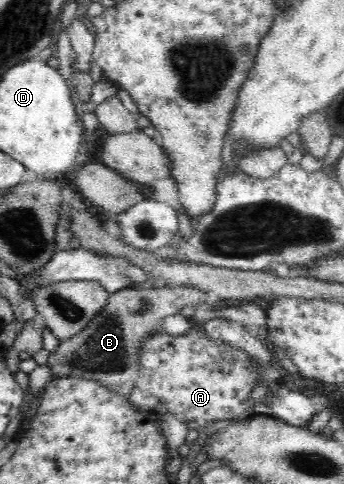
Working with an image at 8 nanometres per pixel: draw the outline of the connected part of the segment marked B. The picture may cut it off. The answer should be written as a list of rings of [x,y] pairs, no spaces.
[[[159,286],[156,288],[139,289],[125,288],[109,294],[109,300],[105,304],[105,308],[87,326],[85,330],[69,340],[60,341],[60,347],[53,353],[44,354],[41,361],[50,366],[53,376],[56,378],[71,375],[73,377],[81,377],[101,381],[103,385],[111,389],[115,393],[128,395],[134,389],[133,382],[139,374],[139,366],[141,366],[141,355],[139,350],[143,346],[143,342],[159,332],[161,322],[166,316],[179,313],[185,306],[199,306],[202,304],[207,307],[207,297],[209,293],[203,292],[196,286]]]

